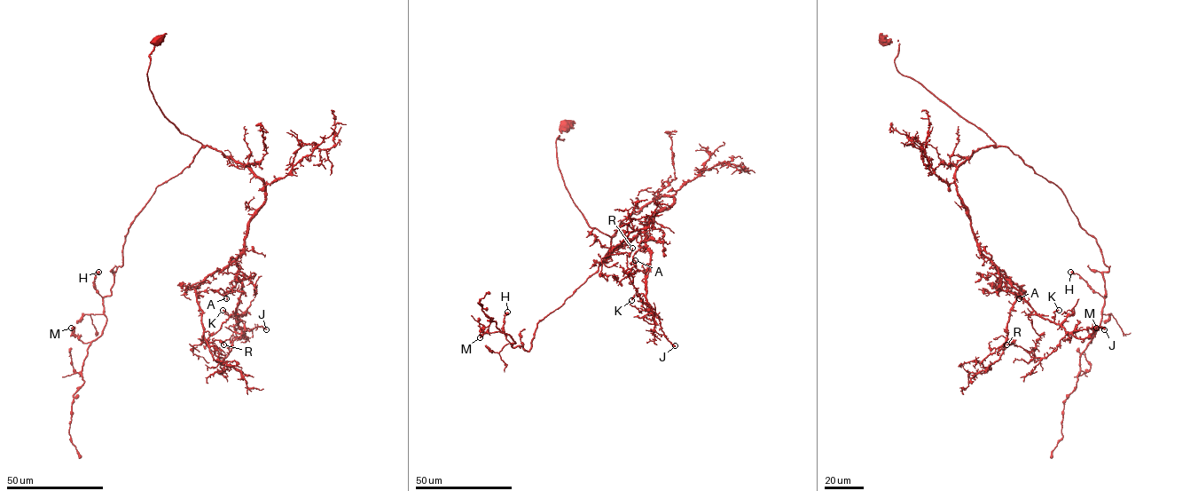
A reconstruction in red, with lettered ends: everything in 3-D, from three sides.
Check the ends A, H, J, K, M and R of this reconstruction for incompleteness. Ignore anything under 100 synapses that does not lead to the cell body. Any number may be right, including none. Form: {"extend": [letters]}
{"extend": []}

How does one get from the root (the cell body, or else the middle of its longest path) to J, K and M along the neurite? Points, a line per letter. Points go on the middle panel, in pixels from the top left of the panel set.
J: (566, 123), (558, 167), (591, 226), (613, 237), (634, 211), (674, 197), (645, 234), (645, 301), (675, 345)
K: (566, 123), (558, 167), (591, 226), (613, 237), (634, 211), (674, 197), (645, 232), (645, 292), (631, 300)
M: (566, 123), (558, 168), (587, 224), (613, 236), (611, 249), (537, 323), (528, 351), (500, 331), (480, 337)

